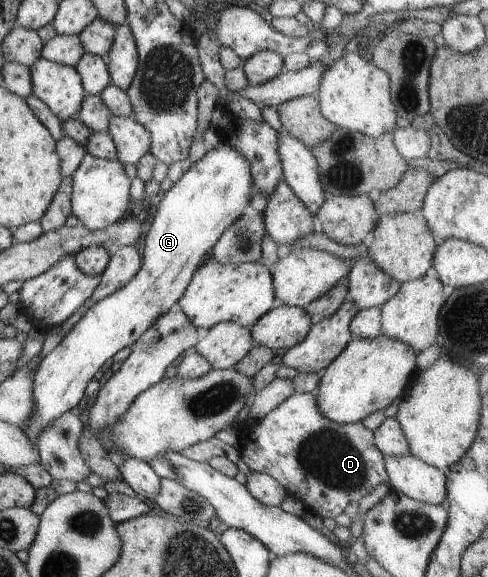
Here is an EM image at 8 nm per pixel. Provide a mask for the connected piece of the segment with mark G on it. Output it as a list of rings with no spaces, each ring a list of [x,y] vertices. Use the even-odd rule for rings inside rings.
[[[224,140],[216,146],[208,149],[206,155],[194,162],[183,176],[174,183],[174,186],[165,192],[164,197],[158,204],[158,209],[152,225],[146,236],[144,236],[144,252],[142,252],[142,266],[138,274],[128,284],[120,287],[114,294],[101,298],[84,312],[84,316],[76,322],[76,326],[63,336],[62,341],[39,362],[34,376],[34,412],[28,420],[28,438],[32,442],[38,440],[38,432],[48,428],[54,418],[70,412],[80,404],[80,400],[86,396],[84,390],[88,382],[94,378],[94,374],[102,368],[106,360],[110,360],[123,348],[131,346],[156,322],[157,318],[164,316],[172,306],[176,305],[186,286],[198,267],[208,258],[212,246],[225,230],[228,230],[250,206],[252,198],[252,174],[250,164],[240,150],[236,150],[232,144]]]

